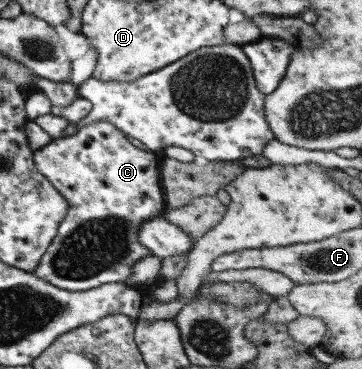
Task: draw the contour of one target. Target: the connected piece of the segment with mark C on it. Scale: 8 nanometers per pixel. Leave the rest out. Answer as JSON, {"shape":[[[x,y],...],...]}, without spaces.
{"shape":[[[97,121],[96,123],[89,123],[84,127],[76,126],[74,131],[70,132],[69,135],[65,135],[60,139],[53,139],[50,144],[42,147],[40,150],[36,150],[34,152],[34,164],[38,172],[62,194],[62,197],[66,198],[67,203],[70,205],[70,209],[68,209],[64,221],[60,223],[57,234],[54,236],[52,243],[48,246],[46,253],[42,256],[37,269],[30,272],[34,272],[38,279],[42,279],[42,281],[46,281],[46,283],[50,283],[50,285],[54,285],[54,287],[58,287],[58,289],[66,289],[66,291],[74,292],[88,291],[88,289],[95,289],[100,285],[124,282],[124,280],[130,278],[130,276],[133,275],[133,267],[135,267],[143,257],[152,254],[139,240],[140,226],[142,226],[146,220],[150,220],[150,218],[161,216],[166,207],[163,189],[161,188],[159,166],[158,163],[156,163],[155,155],[148,149],[132,145],[126,138],[125,133],[120,131],[115,125],[107,121]]]}

